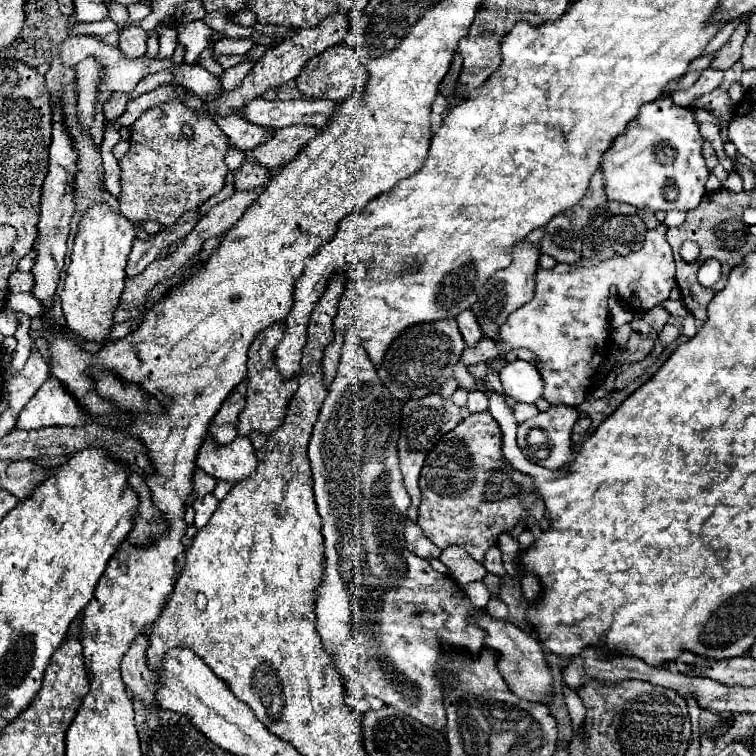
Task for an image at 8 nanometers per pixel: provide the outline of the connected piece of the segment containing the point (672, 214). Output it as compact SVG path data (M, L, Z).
M671 210L666 213L665 219L662 223L668 228L679 227L684 222L685 217L686 213L678 210Z

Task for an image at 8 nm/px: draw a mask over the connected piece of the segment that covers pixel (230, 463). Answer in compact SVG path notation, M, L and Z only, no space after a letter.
M238 437L228 447L220 447L220 451L216 451L216 447L202 445L196 457L198 469L228 483L240 483L248 479L256 465L256 451L248 437Z

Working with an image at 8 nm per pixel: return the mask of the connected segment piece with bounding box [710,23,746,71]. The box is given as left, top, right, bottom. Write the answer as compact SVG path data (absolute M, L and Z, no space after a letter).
M740 23L734 29L734 33L730 35L730 39L724 43L724 47L716 53L716 57L712 59L710 67L720 69L720 71L730 69L740 59L740 55L742 55L742 43L744 43L744 39L746 39L746 23Z

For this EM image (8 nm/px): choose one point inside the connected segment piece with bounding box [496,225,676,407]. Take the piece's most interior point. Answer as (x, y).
(567, 323)

